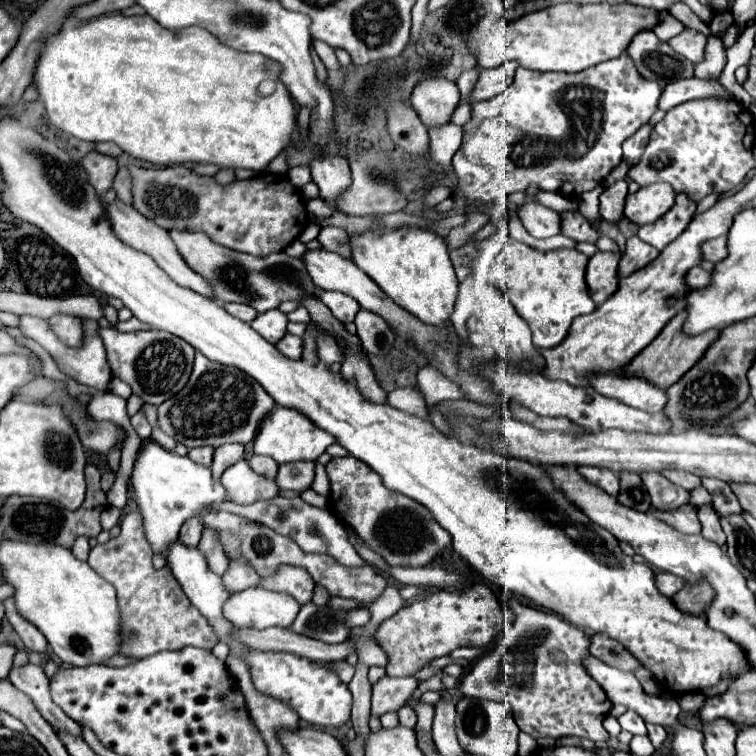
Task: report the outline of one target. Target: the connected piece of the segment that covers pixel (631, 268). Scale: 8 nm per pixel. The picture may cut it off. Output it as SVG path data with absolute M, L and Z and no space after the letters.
M633 236L633 238L627 240L627 250L625 250L623 258L621 258L619 272L621 272L621 276L629 276L631 272L635 272L635 270L647 266L649 262L653 262L657 256L659 256L659 250L657 248L653 252L653 246L651 244L647 244L641 238Z

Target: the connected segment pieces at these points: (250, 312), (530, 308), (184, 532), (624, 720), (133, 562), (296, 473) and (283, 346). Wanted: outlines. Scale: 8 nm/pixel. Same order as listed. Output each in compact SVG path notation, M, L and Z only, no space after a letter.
M225 304L225 310L227 310L231 316L235 316L235 318L247 322L247 324L257 318L257 310L251 308L251 306L247 306L247 304Z
M513 238L491 266L491 284L513 304L513 308L527 320L533 332L535 348L553 348L565 340L571 322L581 314L591 314L597 306L589 296L585 282L585 268L589 256L575 248L539 252Z
M199 516L197 518L191 518L189 522L183 524L181 532L179 532L179 542L189 546L189 548L195 548L201 540L201 532L203 532L203 526L199 524Z
M627 710L627 712L625 712L623 716L619 716L617 720L619 720L621 728L627 730L627 732L631 732L631 734L647 734L647 728L645 728L643 718L641 718L637 712L633 712L633 710Z
M139 510L125 514L121 522L121 534L111 538L107 544L97 544L91 548L87 560L89 566L99 576L109 580L109 584L113 584L117 590L117 600L123 614L121 654L141 660L163 650L181 650L185 646L211 650L217 640L207 620L203 620L199 610L187 600L187 596L183 596L179 582L167 568L153 568L153 552L151 546L147 546L141 518L143 516Z
M287 462L279 466L279 474L275 482L281 490L297 490L303 492L311 486L315 478L315 462Z
M287 334L279 344L275 344L277 346L277 350L283 354L283 356L287 356L287 358L291 358L291 360L297 360L297 358L301 358L301 352L303 352L303 340L299 338L299 336L293 336L293 334Z

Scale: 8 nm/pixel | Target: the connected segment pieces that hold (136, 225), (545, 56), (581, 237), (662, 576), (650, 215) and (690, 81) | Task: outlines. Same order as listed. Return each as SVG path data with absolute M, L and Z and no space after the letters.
M121 200L115 202L115 204L109 204L109 210L107 210L107 212L111 212L109 220L111 220L111 226L113 226L113 232L115 232L125 244L129 244L131 248L135 248L135 250L139 250L139 252L149 254L149 256L157 262L157 266L159 266L161 270L165 270L167 276L169 276L171 280L175 280L179 286L185 286L185 288L189 288L189 290L193 290L193 292L197 292L197 294L201 294L201 296L205 296L205 298L215 300L211 284L209 284L203 276L199 276L197 272L193 272L193 270L187 266L187 262L185 262L183 256L179 254L177 246L171 242L171 236L169 236L169 232L167 232L165 228L159 228L155 222L147 220L147 218L145 218L143 214L139 214L133 206L127 206L127 204L121 202Z
M557 4L551 8L543 8L543 12L531 12L527 16L521 16L513 22L499 20L489 34L483 36L477 48L477 62L481 68L495 68L501 66L507 60L517 60L523 68L541 70L541 72L581 72L585 68L591 68L595 64L601 64L611 58L619 58L631 38L643 30L653 30L659 24L659 10L645 8L645 6L633 6L633 4Z
M579 210L561 212L561 224L563 224L563 234L575 242L595 244L599 238L599 232L593 230L589 220L583 214L579 214Z
M657 572L655 574L655 586L659 588L659 592L663 596L673 596L675 592L679 592L679 588L683 588L683 580L679 580L679 576L673 576L669 572Z
M669 184L643 186L625 198L625 218L637 226L645 226L661 218L673 204L677 192Z
M687 78L687 80L675 80L665 86L663 100L659 100L661 110L671 110L679 104L691 102L691 100L703 100L703 98L721 98L727 100L733 94L723 88L717 80L701 80L701 78Z

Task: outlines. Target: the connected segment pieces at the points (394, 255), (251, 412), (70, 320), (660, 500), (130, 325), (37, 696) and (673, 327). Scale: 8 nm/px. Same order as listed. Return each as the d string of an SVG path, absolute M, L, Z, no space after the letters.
M395 228L383 234L363 232L353 240L353 262L375 280L381 290L403 310L425 324L445 326L457 300L457 276L453 272L447 242L435 230Z
M195 352L195 364L187 386L157 408L157 426L187 448L217 448L229 442L247 444L255 438L261 420L267 416L267 412L271 412L273 406L275 400L255 378L239 368L213 362L201 352Z
M57 314L57 316L47 318L47 322L51 324L51 330L55 332L55 336L69 348L83 344L83 324L79 322L79 318Z
M643 472L641 474L649 496L651 496L651 504L657 508L675 508L675 506L683 506L689 502L689 492L681 486L671 484L667 478L663 478L657 472Z
M133 317L124 322L119 321L116 328L118 328L118 331L121 332L133 332L139 330L149 330L151 329L151 326Z
M25 664L25 666L13 668L9 672L9 680L17 690L21 690L31 698L31 702L37 706L37 710L49 724L63 728L67 732L75 732L75 736L81 736L79 724L75 724L75 720L71 720L57 704L53 704L49 694L49 680L41 666Z
M681 310L675 318L669 320L669 324L661 330L661 334L647 346L643 348L643 352L639 352L639 356L633 358L631 364L625 366L625 374L635 374L635 376L643 376L647 378L649 382L653 382L655 386L661 386L661 388L669 388L671 384L675 384L687 370L691 370L699 358L707 352L707 348L717 340L719 336L719 330L707 330L703 334L697 334L697 336L687 336L683 332L683 324L687 320L687 310Z

